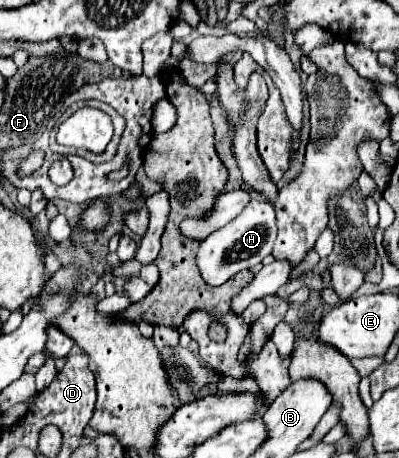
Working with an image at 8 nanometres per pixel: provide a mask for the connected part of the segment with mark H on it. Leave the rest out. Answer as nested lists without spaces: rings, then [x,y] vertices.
[[[251,201],[241,215],[229,221],[225,227],[213,231],[199,247],[197,265],[201,277],[209,285],[221,285],[231,279],[235,273],[243,269],[251,269],[261,265],[261,261],[271,255],[273,243],[277,239],[277,221],[275,221],[275,205],[271,201]]]

